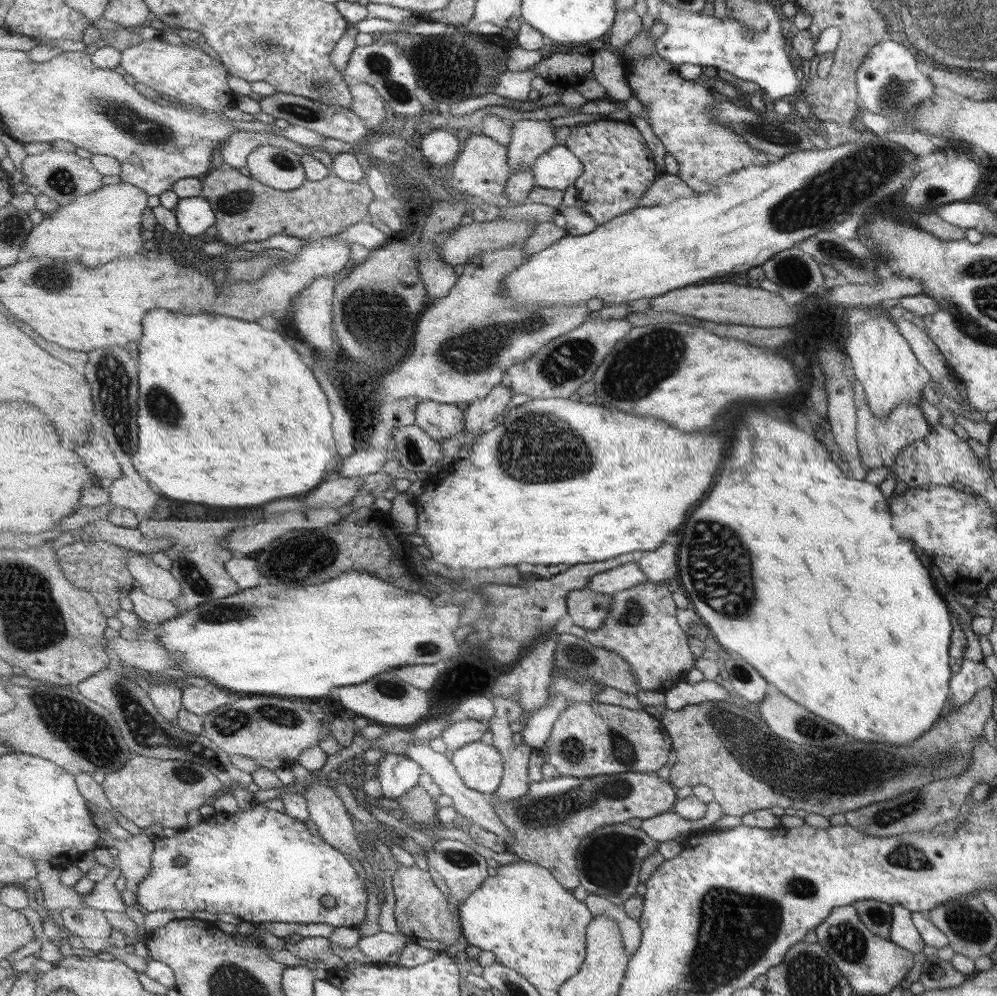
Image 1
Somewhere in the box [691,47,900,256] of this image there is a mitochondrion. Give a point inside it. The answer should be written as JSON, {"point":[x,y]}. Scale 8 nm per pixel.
{"point":[762,131]}

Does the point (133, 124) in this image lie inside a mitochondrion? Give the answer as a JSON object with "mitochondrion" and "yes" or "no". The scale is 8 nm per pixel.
{"mitochondrion":"yes"}

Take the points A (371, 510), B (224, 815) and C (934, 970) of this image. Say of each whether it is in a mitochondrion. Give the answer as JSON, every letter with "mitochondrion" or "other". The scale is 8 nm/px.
{"A":"other","B":"other","C":"mitochondrion"}

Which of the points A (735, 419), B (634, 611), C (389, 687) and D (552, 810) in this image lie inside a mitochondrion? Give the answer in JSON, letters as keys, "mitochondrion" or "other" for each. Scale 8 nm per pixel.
{"A":"other","B":"mitochondrion","C":"mitochondrion","D":"mitochondrion"}

